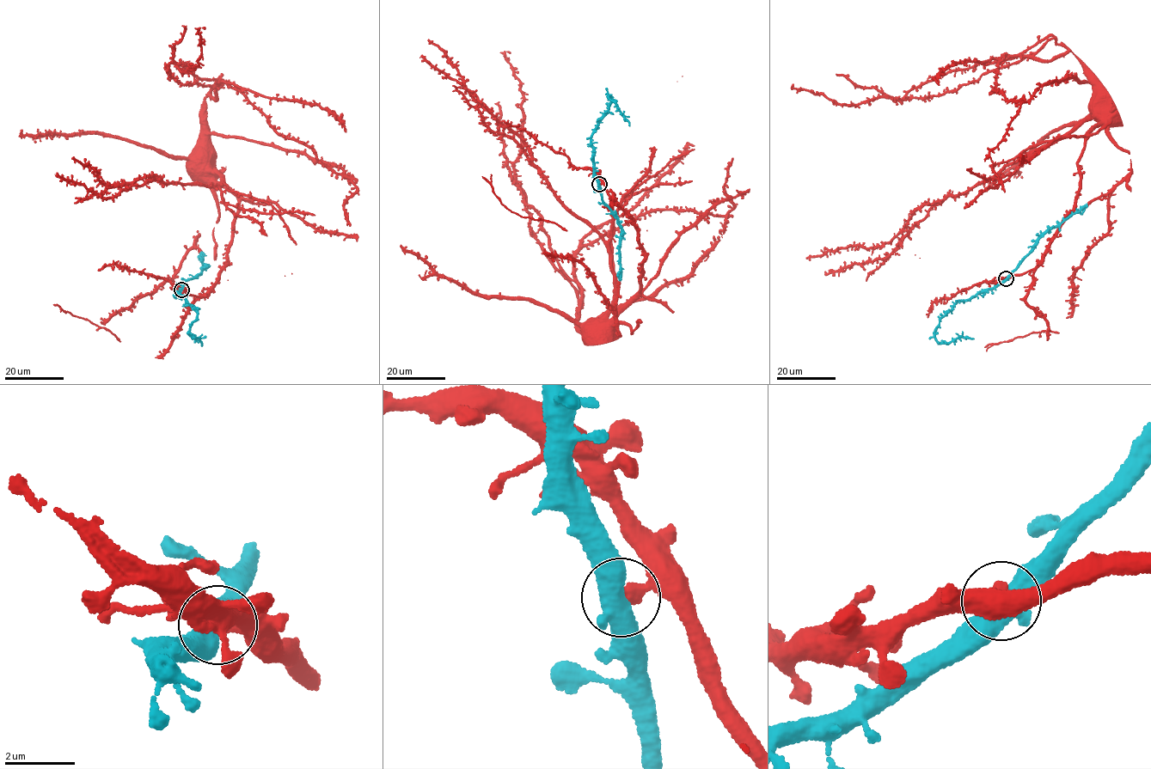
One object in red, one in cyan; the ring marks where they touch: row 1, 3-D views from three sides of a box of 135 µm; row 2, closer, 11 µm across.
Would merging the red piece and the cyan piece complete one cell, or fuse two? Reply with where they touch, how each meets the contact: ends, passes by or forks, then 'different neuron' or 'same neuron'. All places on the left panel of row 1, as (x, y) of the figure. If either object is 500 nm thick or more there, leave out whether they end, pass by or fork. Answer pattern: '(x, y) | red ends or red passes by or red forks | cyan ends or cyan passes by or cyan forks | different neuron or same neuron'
(181, 289) | red ends | cyan forks | same neuron

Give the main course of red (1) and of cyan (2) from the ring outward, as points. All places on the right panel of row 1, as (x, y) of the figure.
1: (1006, 277), (1036, 266), (1072, 210), (1085, 136), (1101, 121), (1104, 94), (1098, 91)
2: (1006, 277), (970, 299), (960, 300), (940, 319), (935, 333), (939, 342), (951, 342), (963, 337), (973, 338)

